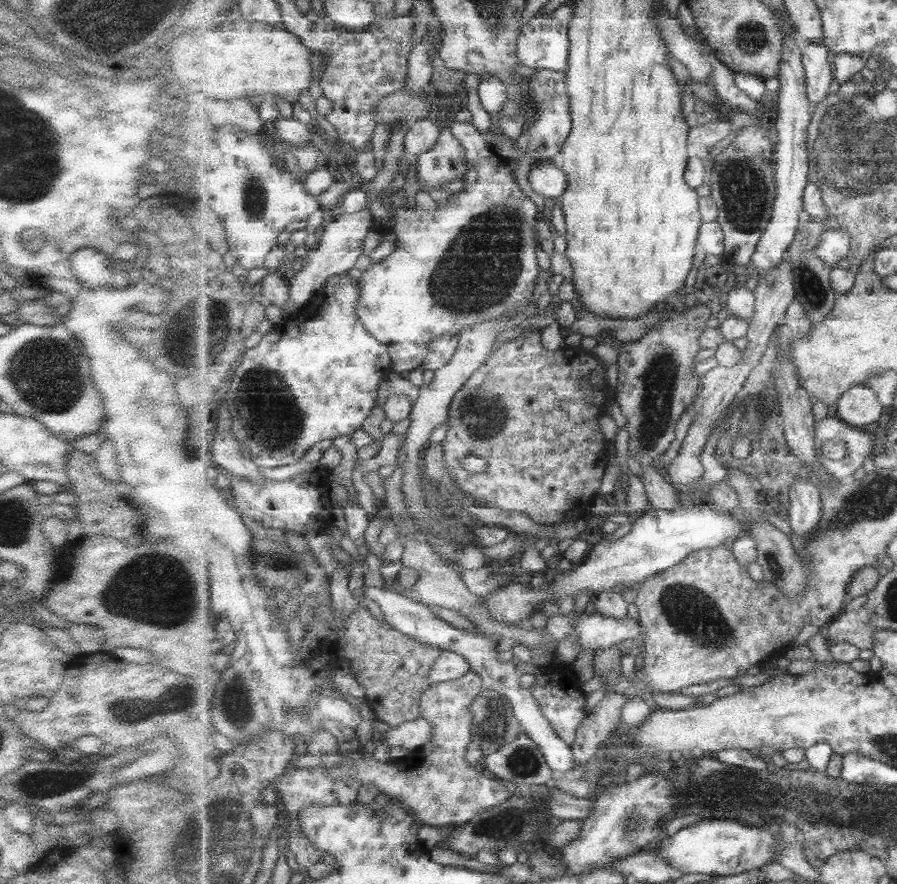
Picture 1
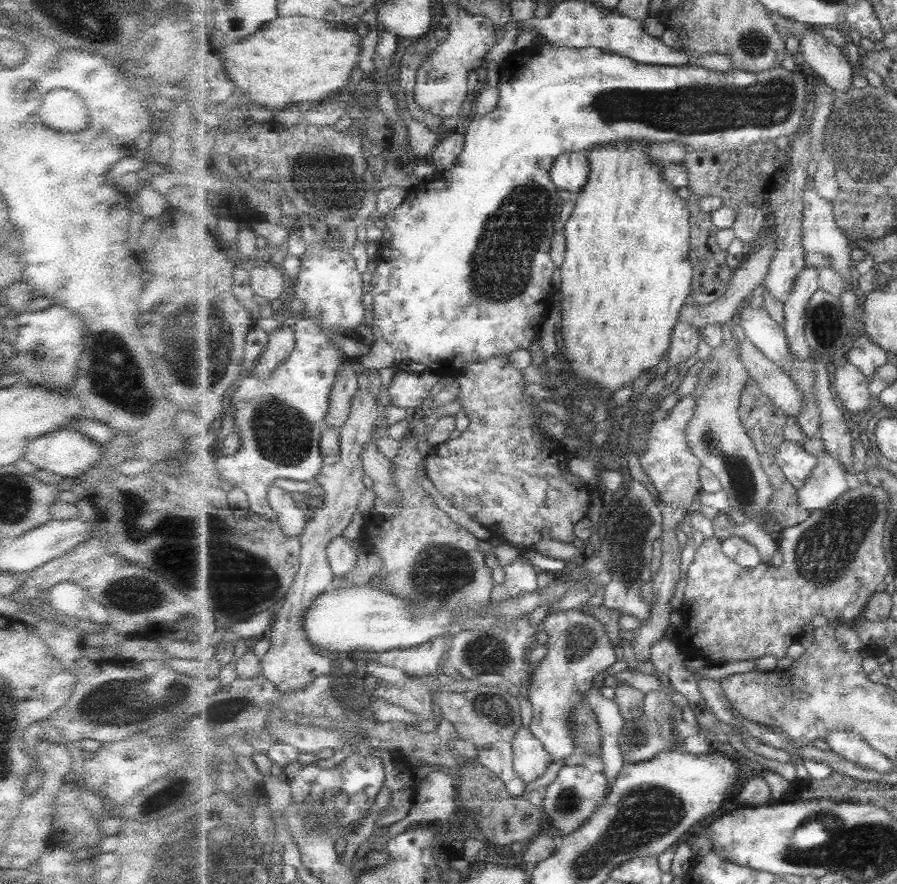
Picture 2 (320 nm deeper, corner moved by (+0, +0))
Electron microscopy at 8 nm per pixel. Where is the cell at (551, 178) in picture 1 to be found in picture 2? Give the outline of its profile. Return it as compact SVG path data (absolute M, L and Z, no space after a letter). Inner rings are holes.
M587 152L563 154L551 169L551 180L561 190L578 194L587 184L590 175L590 163Z

